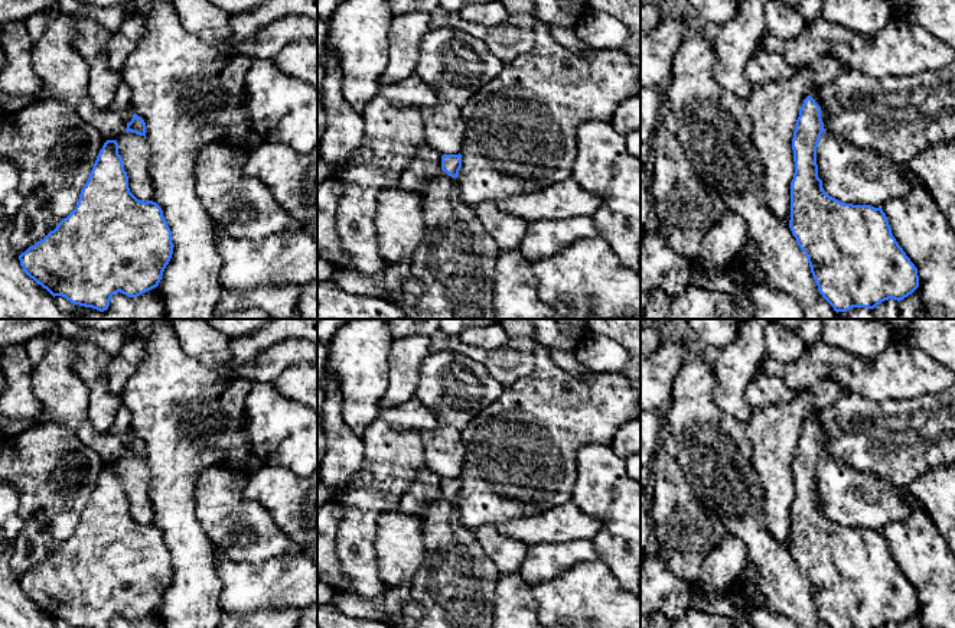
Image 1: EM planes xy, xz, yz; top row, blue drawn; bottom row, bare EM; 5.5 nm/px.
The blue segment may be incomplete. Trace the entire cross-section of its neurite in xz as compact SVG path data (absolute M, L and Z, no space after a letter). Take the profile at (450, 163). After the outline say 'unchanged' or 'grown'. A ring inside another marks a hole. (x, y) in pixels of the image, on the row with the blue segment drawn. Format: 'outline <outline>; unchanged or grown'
outline M443 154L443 173L427 183L423 193L424 237L411 256L411 269L402 286L401 306L408 319L496 319L495 266L501 250L476 218L475 208L460 199L459 170L462 154Z; grown

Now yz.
outline M955 59L942 69L905 77L874 78L857 69L844 71L804 100L795 124L792 139L795 173L791 182L789 228L808 258L819 293L837 313L853 308L874 309L889 299L900 302L919 287L917 269L893 237L881 208L844 204L824 191L817 165L817 147L824 131L858 149L877 150L903 166L930 146L955 143Z; grown

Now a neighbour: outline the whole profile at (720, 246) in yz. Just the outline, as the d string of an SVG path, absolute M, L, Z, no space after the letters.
M727 209L703 238L697 261L707 267L727 267L740 253L746 240L746 221L739 214Z

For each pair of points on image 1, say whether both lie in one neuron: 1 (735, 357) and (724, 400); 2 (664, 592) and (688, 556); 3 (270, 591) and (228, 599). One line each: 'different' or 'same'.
1: same
2: different
3: same

